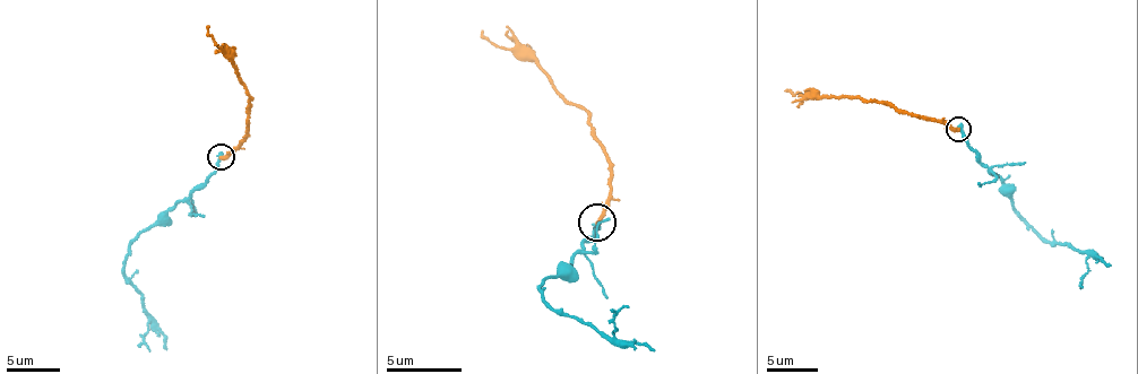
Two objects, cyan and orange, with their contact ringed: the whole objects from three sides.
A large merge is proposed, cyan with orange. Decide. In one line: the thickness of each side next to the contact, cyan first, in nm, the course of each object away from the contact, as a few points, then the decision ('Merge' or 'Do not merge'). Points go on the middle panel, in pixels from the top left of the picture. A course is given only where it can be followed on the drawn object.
Thickness 320 nm (cyan) against 280 nm. Course of cyan: (596, 222), (601, 228), (539, 293), (546, 305), (613, 337), (613, 318), (628, 305). Course of orange: (596, 222), (610, 194), (610, 161), (593, 132), (588, 112), (567, 99), (544, 68), (507, 50), (484, 31). Do not merge

